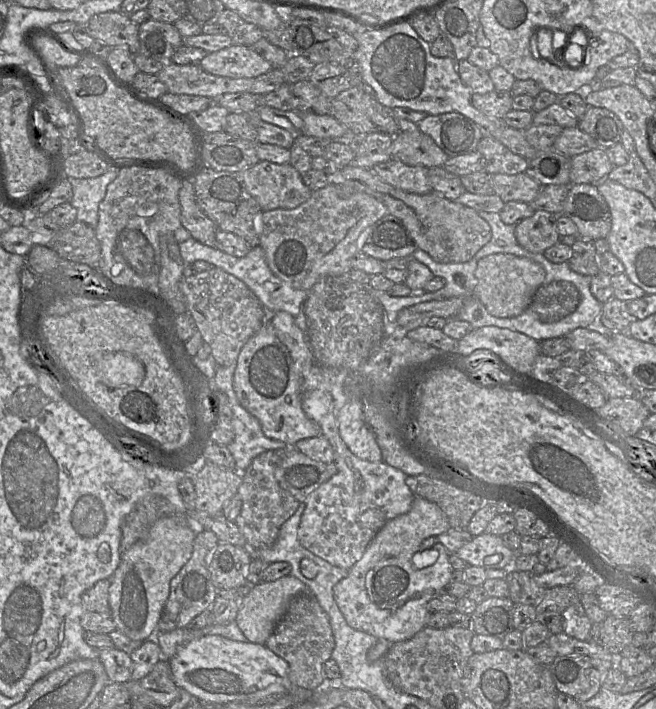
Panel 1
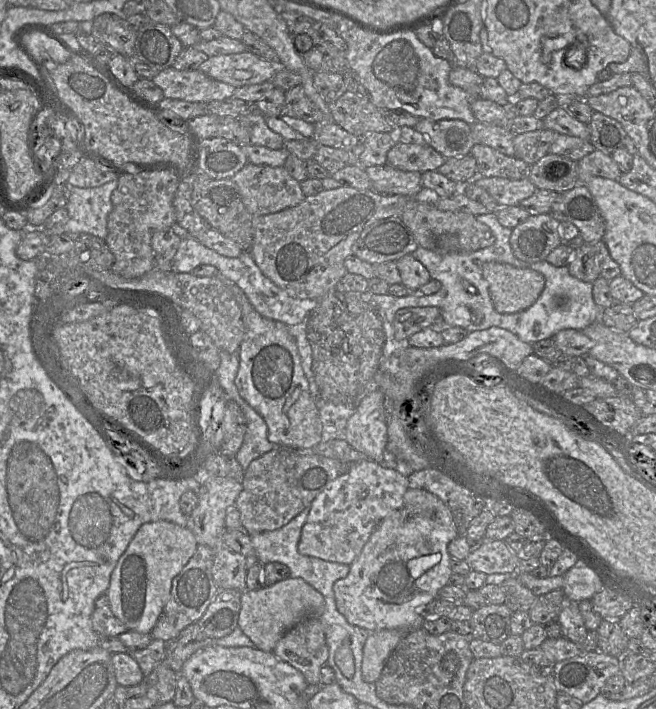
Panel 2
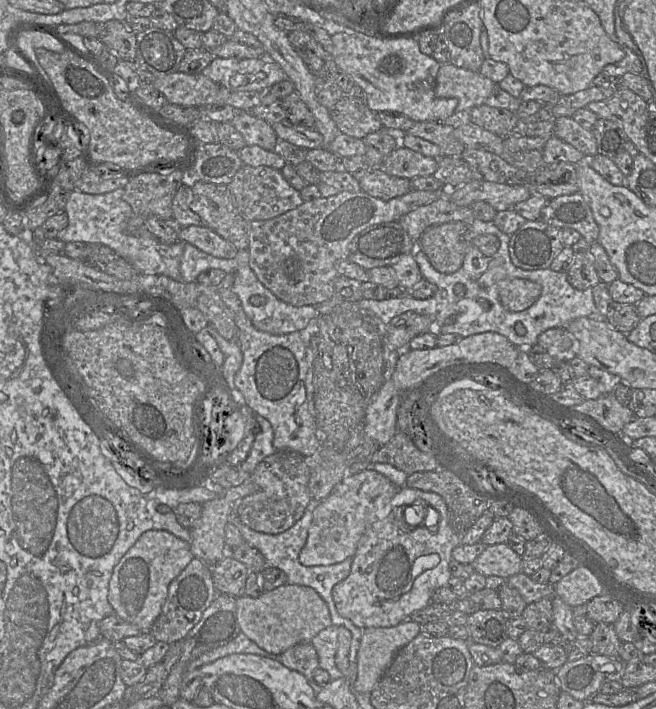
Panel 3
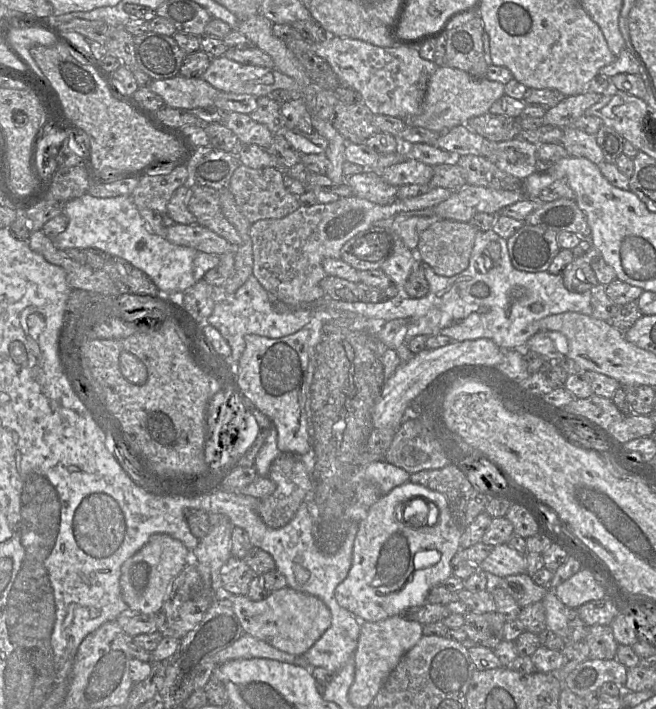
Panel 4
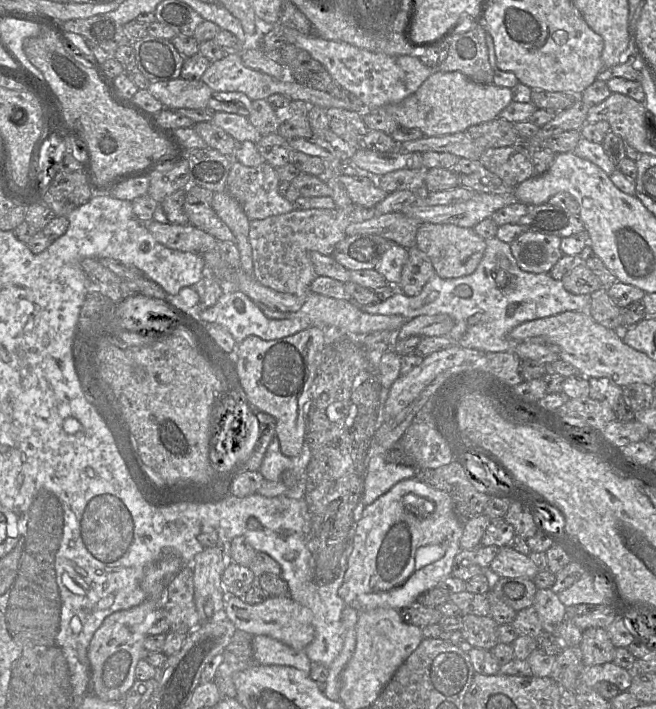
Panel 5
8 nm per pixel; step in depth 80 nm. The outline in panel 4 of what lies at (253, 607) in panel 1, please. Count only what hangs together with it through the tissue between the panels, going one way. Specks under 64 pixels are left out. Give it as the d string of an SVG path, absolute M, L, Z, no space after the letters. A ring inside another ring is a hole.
M288 586L268 593L260 601L234 596L232 607L245 634L295 656L304 655L331 626L330 610L322 600Z

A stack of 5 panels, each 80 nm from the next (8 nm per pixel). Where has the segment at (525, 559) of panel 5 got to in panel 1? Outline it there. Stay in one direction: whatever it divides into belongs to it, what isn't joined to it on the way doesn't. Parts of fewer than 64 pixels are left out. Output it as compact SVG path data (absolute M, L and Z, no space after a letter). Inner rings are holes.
M483 533L474 536L454 555L470 566L484 569L508 569L515 553L503 542L501 536Z

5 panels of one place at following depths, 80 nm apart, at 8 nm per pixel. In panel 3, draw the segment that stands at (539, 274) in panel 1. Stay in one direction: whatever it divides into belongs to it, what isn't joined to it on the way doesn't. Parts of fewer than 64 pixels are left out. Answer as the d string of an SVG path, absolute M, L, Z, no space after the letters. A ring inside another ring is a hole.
M511 278L497 283L502 306L510 312L521 312L531 307L540 297L542 288L530 280Z

